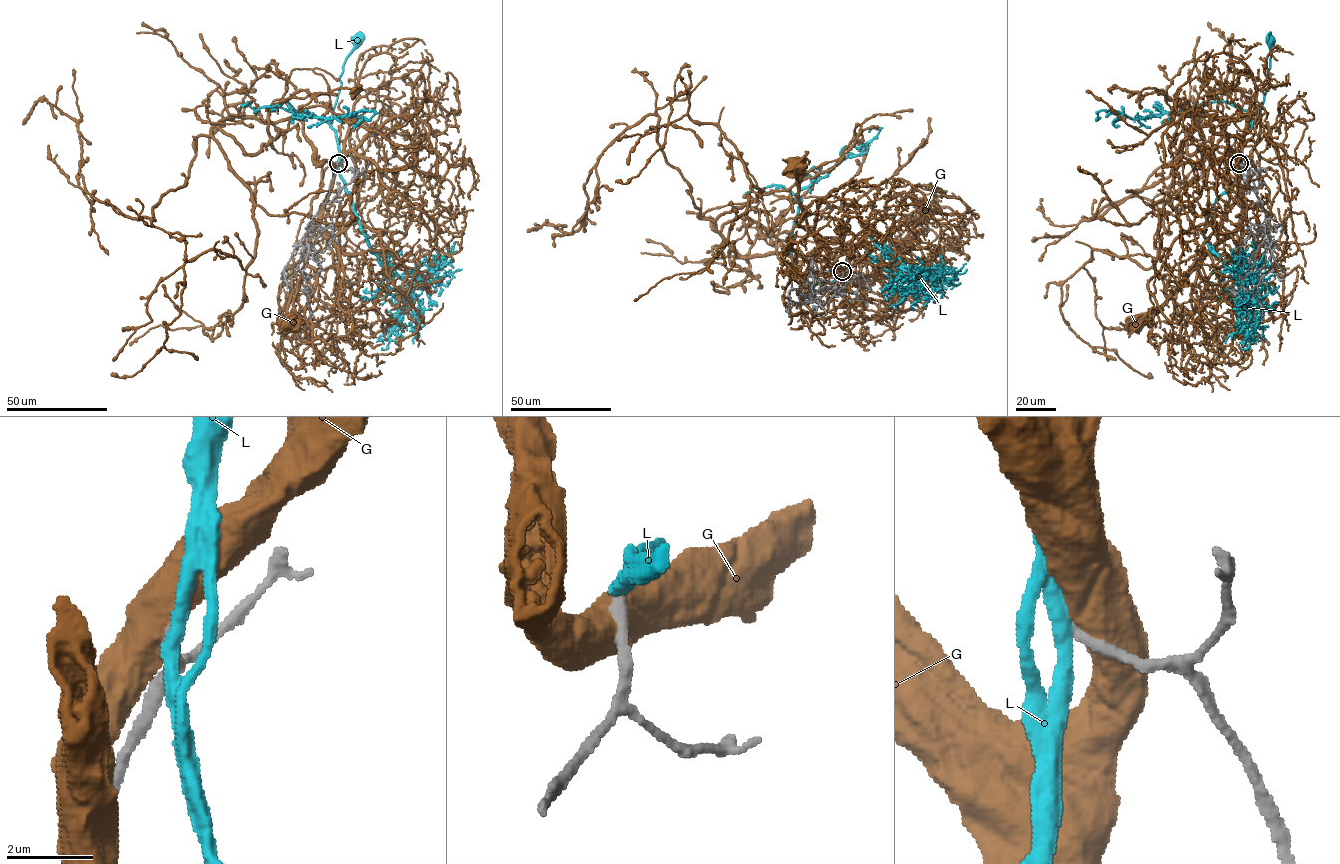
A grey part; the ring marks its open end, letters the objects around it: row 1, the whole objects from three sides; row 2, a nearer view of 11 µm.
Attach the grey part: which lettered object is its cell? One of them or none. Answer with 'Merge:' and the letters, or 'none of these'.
Merge: none of these

